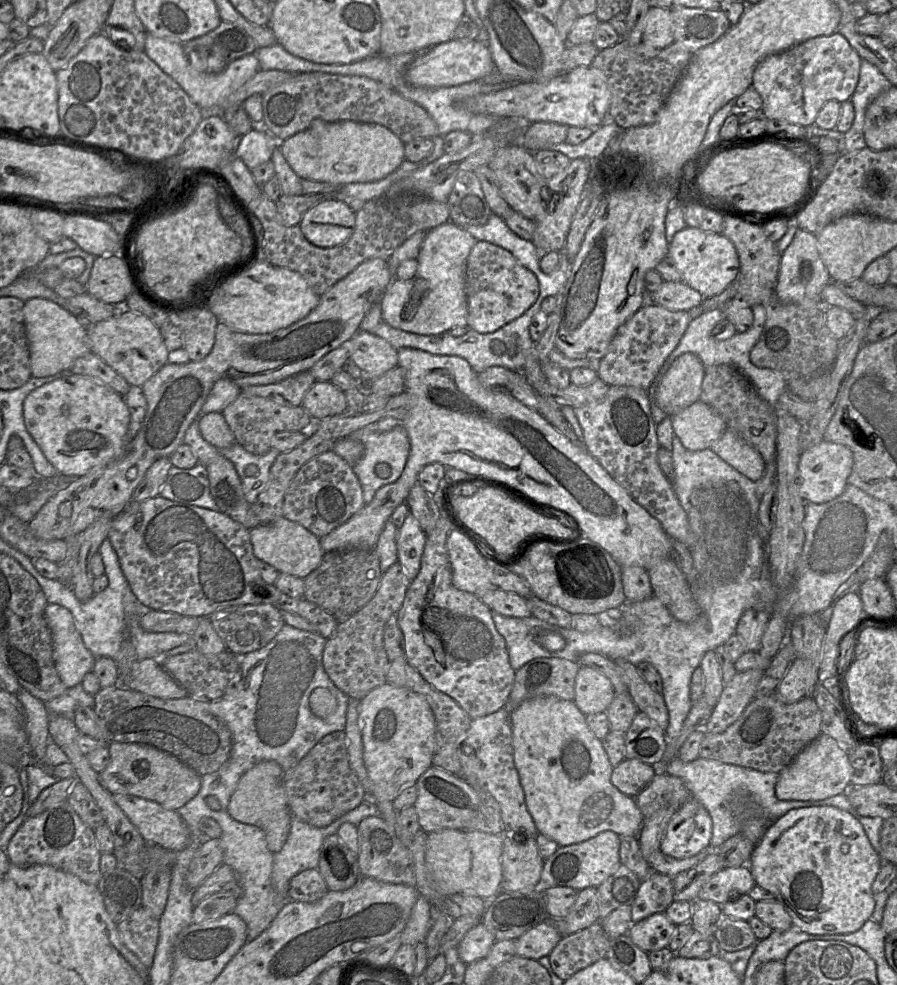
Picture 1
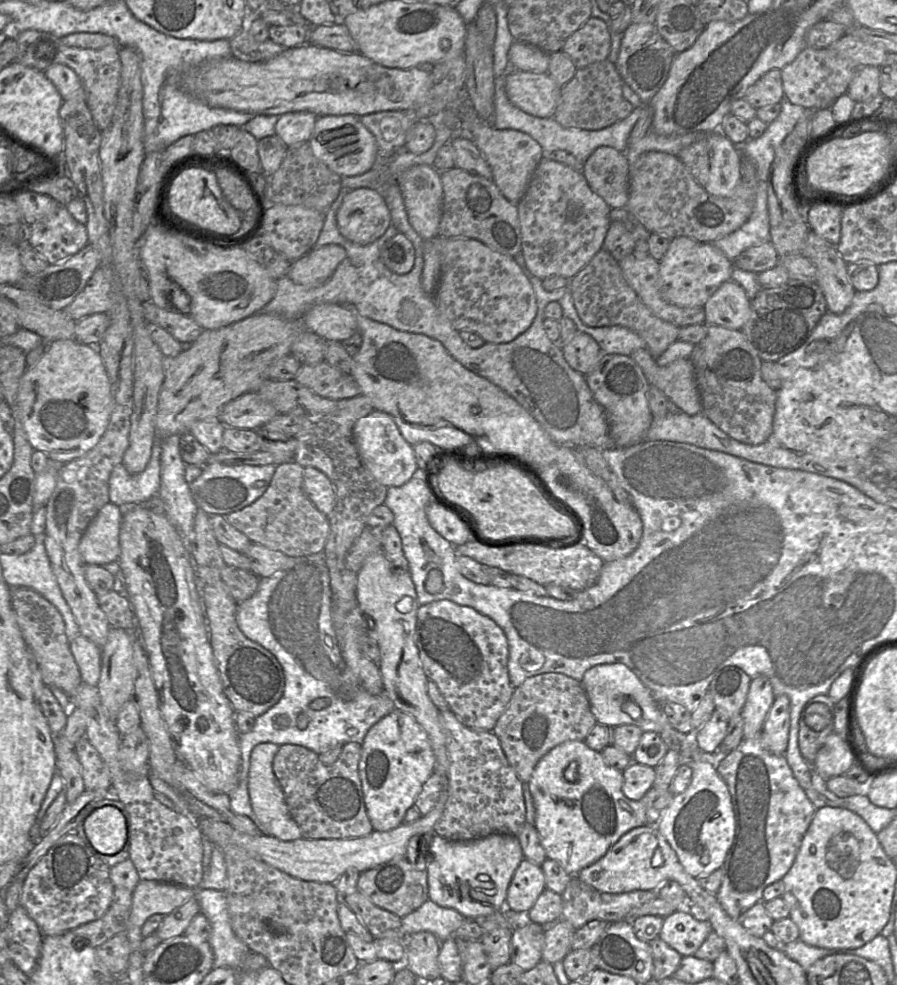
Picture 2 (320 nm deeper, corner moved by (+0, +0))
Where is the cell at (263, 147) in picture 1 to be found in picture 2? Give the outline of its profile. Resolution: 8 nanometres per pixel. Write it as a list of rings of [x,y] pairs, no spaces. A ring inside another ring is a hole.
[[[307,111],[286,113],[279,117],[275,125],[277,135],[288,147],[308,142],[318,116]]]

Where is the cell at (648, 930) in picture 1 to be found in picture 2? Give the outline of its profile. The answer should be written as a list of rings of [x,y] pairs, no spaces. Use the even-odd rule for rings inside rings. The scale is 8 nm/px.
[[[678,909],[664,918],[659,938],[683,957],[694,956],[712,931],[708,920],[699,921],[686,909]]]

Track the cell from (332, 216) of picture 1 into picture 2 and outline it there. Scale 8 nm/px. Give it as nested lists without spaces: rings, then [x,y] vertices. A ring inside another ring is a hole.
[[[370,188],[348,191],[337,210],[336,221],[341,235],[359,245],[372,243],[392,224],[384,197]]]

